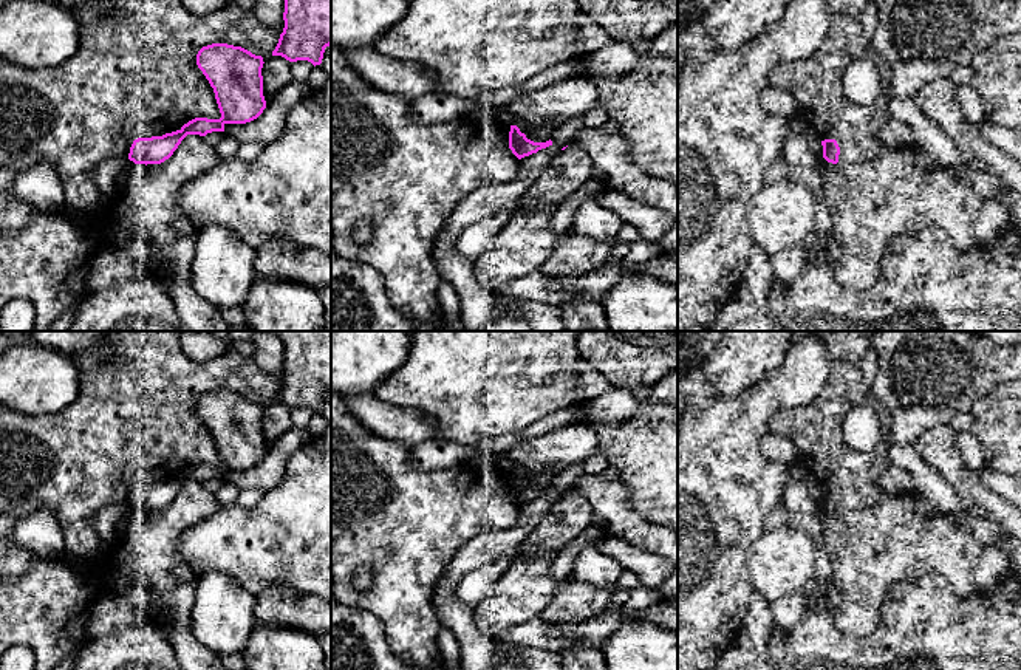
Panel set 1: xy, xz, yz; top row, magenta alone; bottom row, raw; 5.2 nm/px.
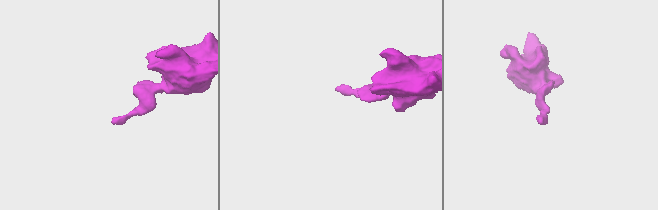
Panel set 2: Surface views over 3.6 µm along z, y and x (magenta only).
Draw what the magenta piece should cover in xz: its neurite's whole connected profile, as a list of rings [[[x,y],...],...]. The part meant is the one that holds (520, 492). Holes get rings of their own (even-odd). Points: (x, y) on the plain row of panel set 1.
[[[510,472],[509,495],[518,506],[537,500],[538,497],[546,495],[549,492],[552,492],[551,486],[546,489],[534,489],[528,486],[526,481],[521,480],[517,472]]]

